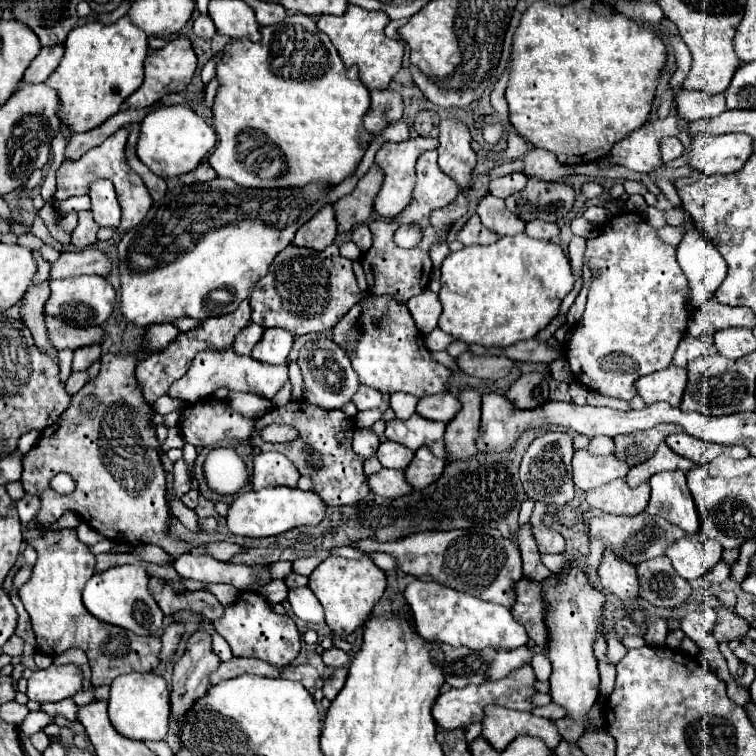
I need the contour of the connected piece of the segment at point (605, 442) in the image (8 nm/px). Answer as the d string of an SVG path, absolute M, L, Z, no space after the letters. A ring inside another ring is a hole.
M594 436L594 438L590 440L588 448L590 448L592 454L604 456L604 454L612 454L612 452L614 452L614 442L612 442L610 436Z

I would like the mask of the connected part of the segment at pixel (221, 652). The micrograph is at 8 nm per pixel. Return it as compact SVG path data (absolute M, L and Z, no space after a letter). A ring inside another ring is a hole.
M206 620L204 624L206 624L206 628L208 628L210 634L212 634L212 648L221 661L226 662L234 658L227 642L217 632L214 632L213 624L210 624L208 620Z

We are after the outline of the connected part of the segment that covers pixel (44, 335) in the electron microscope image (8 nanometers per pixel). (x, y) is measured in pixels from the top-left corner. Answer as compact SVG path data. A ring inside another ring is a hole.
M48 280L38 282L38 284L32 282L28 286L24 298L20 300L20 320L32 332L34 344L38 344L38 348L42 352L46 352L46 356L58 358L58 350L48 338L48 330L46 330L46 322L44 322L44 310L42 310L48 296L50 296Z

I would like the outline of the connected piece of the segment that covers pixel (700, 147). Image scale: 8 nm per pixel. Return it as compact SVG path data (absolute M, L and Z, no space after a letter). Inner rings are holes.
M698 134L686 150L686 164L704 174L728 174L744 166L752 154L748 134Z

